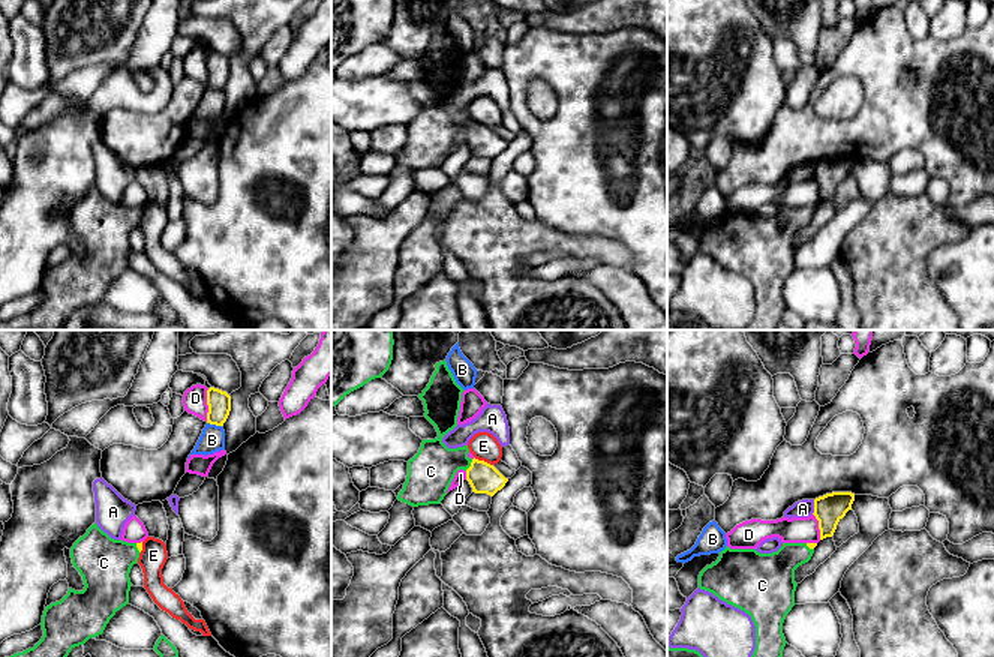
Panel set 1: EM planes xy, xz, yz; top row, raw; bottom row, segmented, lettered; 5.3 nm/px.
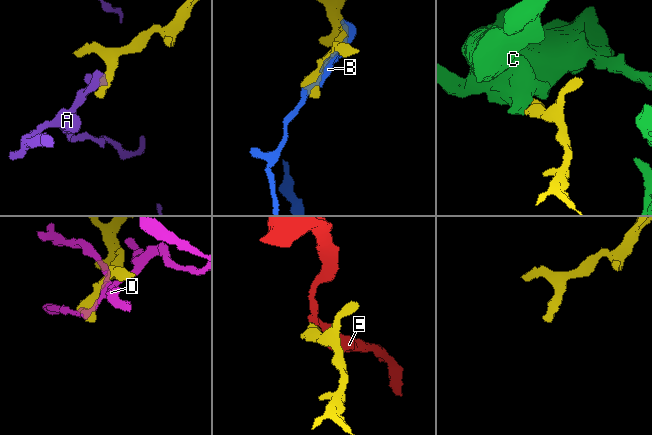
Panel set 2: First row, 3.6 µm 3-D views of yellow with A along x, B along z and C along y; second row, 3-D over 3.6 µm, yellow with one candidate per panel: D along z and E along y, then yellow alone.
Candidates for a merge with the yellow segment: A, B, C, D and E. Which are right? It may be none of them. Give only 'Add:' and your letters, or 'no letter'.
Add: C

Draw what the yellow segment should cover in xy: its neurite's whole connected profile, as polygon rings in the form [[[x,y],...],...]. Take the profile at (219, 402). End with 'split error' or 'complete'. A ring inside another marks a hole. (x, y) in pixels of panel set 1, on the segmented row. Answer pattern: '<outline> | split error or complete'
[[[210,387],[207,390],[207,423],[223,426],[231,411],[231,396],[226,392]]] | complete

